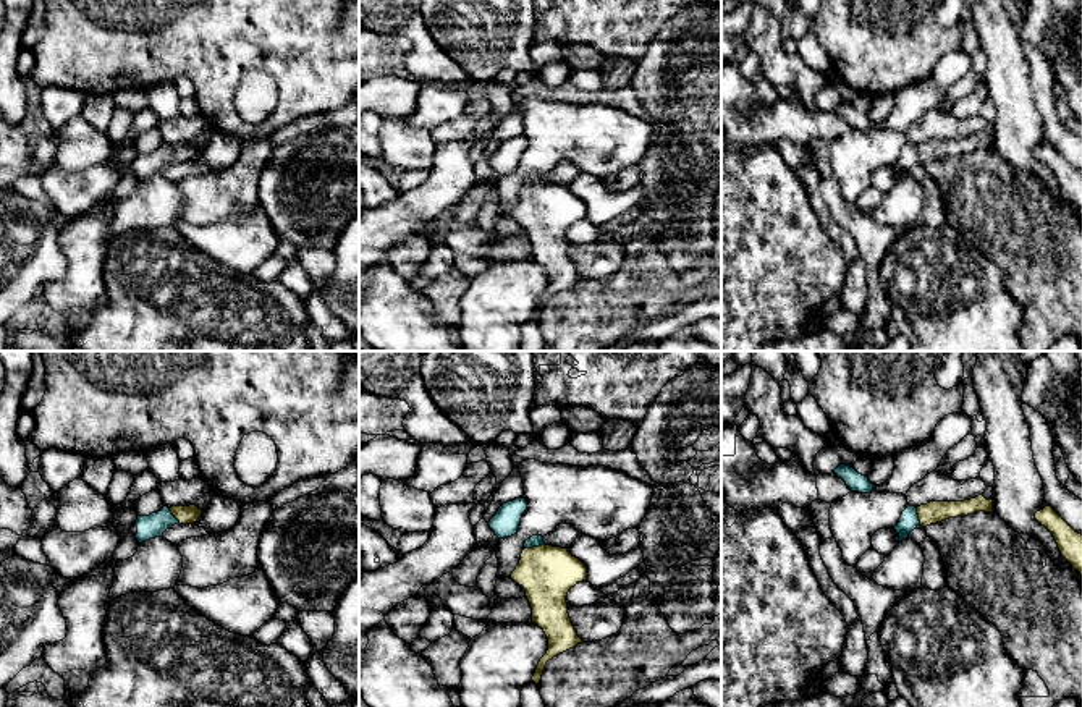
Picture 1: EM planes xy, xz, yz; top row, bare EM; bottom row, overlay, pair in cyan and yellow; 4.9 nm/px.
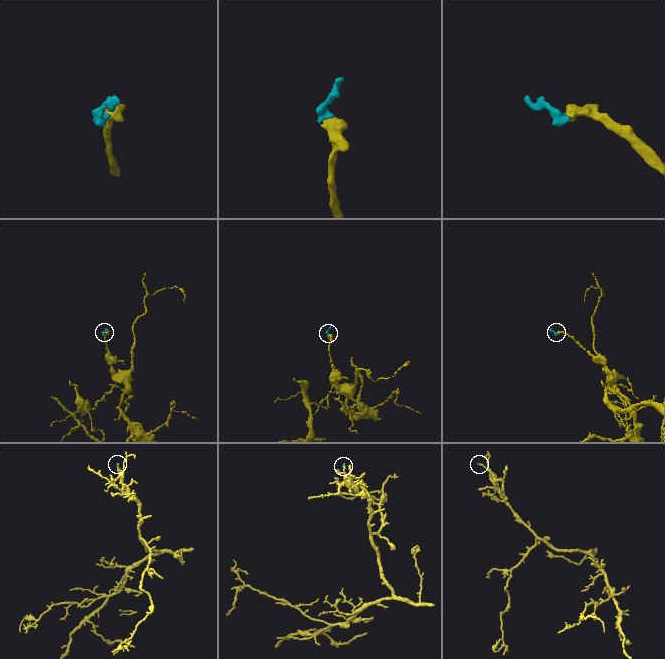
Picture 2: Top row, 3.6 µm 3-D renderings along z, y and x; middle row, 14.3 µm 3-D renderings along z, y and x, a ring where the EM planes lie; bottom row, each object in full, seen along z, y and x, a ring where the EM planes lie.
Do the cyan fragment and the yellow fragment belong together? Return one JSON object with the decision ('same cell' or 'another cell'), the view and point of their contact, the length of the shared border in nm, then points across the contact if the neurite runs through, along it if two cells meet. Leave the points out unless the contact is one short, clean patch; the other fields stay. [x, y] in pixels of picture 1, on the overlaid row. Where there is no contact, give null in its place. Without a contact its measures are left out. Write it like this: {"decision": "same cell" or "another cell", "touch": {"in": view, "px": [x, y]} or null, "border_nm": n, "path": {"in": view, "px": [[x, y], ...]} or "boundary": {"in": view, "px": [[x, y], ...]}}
{"decision": "same cell", "touch": {"in": "xz", "px": [534, 546]}, "border_nm": 110, "path": {"in": "xz", "px": [[534, 541], [534, 546], [536, 557], [547, 573]]}}

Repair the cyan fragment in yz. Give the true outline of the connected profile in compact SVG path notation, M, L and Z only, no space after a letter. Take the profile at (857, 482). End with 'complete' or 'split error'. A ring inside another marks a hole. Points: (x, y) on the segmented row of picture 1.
M841 464L835 469L835 474L841 477L851 492L870 493L873 490L873 484L867 476L859 474L854 468Z; complete

